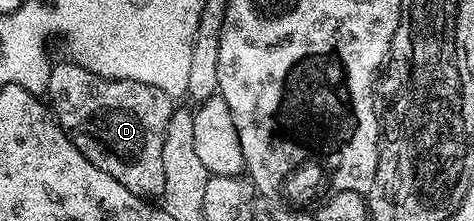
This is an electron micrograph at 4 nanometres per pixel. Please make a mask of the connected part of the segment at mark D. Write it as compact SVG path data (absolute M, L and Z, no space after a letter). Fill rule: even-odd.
M66 60L52 67L47 98L57 121L76 135L77 147L95 168L115 176L123 188L140 198L160 199L164 191L163 142L175 109L167 92L151 88L151 84L102 78L88 66Z

